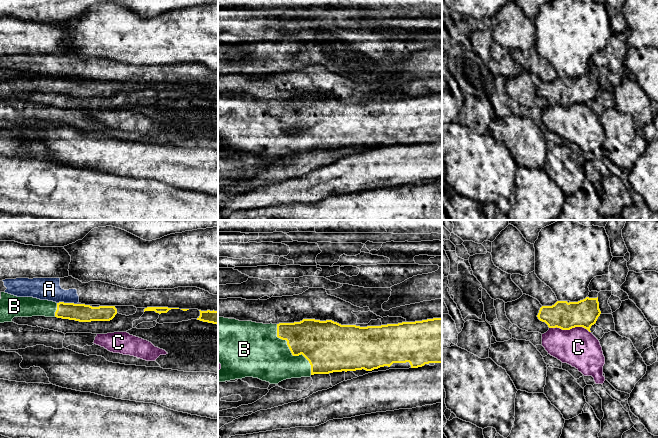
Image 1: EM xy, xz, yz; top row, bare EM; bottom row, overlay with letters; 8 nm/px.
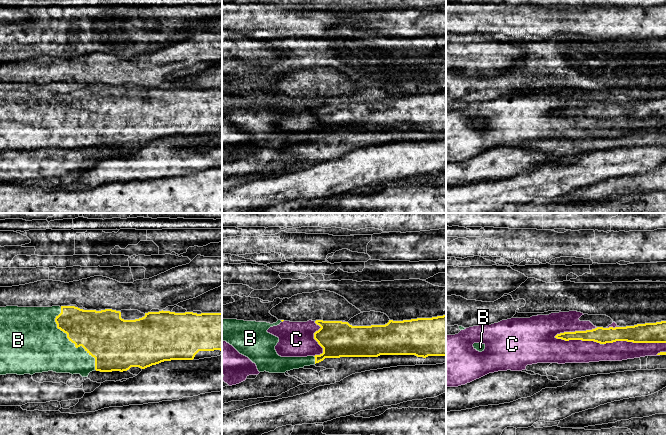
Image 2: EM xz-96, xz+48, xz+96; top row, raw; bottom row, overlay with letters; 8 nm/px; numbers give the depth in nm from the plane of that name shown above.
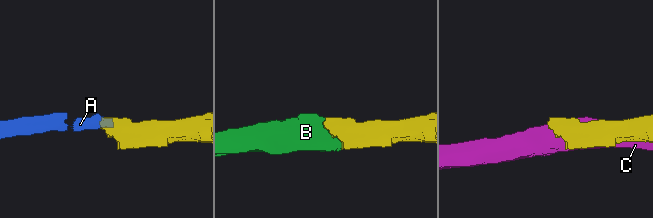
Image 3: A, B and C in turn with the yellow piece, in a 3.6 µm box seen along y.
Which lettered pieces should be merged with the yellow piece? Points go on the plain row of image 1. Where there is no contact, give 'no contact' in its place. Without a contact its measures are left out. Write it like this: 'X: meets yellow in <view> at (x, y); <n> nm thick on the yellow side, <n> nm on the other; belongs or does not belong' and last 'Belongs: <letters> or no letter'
A: meets yellow in xy at (67, 79); 140 nm thick on the yellow side, 180 nm on the other; does not belong
B: meets yellow in xz at (291, 128); 360 nm thick on the yellow side, 380 nm on the other; belongs
C: meets yellow in yz at (570, 104); 220 nm thick on the yellow side, 320 nm on the other; does not belong
Belongs: B

